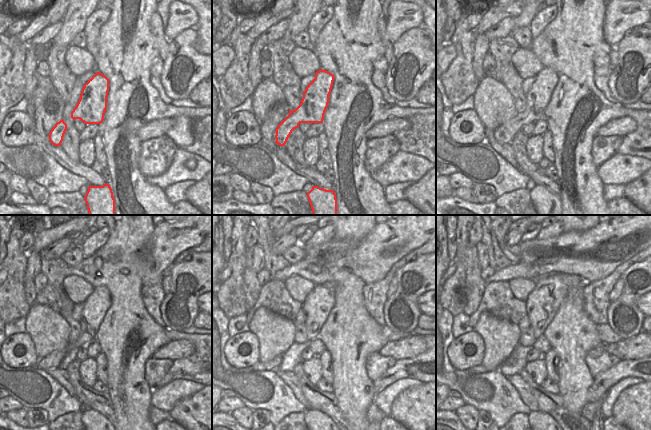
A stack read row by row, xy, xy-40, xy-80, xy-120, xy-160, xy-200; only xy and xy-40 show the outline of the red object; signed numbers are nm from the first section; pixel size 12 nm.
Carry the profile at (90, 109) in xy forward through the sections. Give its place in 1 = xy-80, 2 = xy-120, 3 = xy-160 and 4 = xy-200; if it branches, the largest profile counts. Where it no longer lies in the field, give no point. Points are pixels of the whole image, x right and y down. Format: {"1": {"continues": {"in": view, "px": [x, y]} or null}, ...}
{"1": {"continues": {"in": "xy-80", "px": [539, 95]}}, "2": {"continues": {"in": "xy-120", "px": [97, 304]}}, "3": {"continues": {"in": "xy-160", "px": [318, 304]}}, "4": {"continues": {"in": "xy-200", "px": [543, 302]}}}

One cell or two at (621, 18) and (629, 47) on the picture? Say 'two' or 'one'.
two

